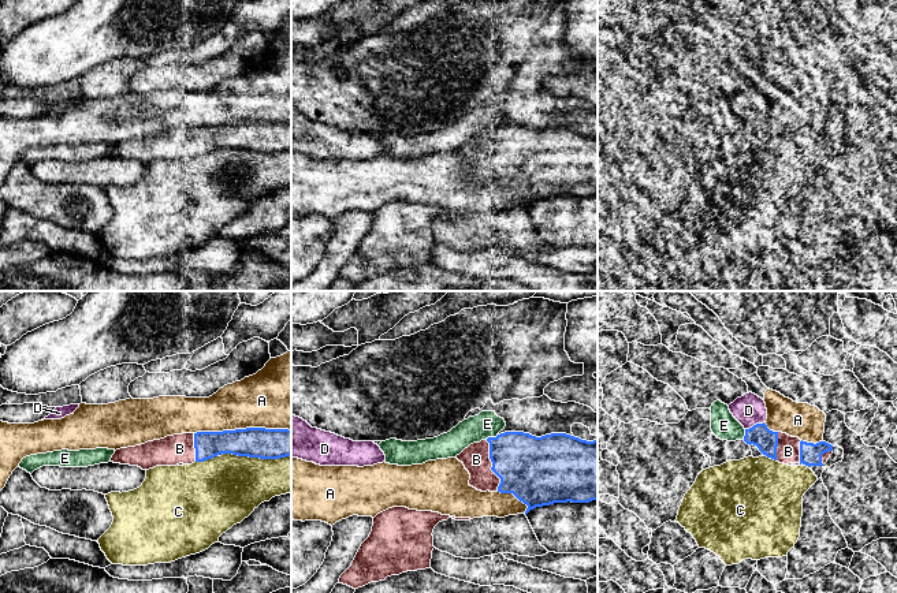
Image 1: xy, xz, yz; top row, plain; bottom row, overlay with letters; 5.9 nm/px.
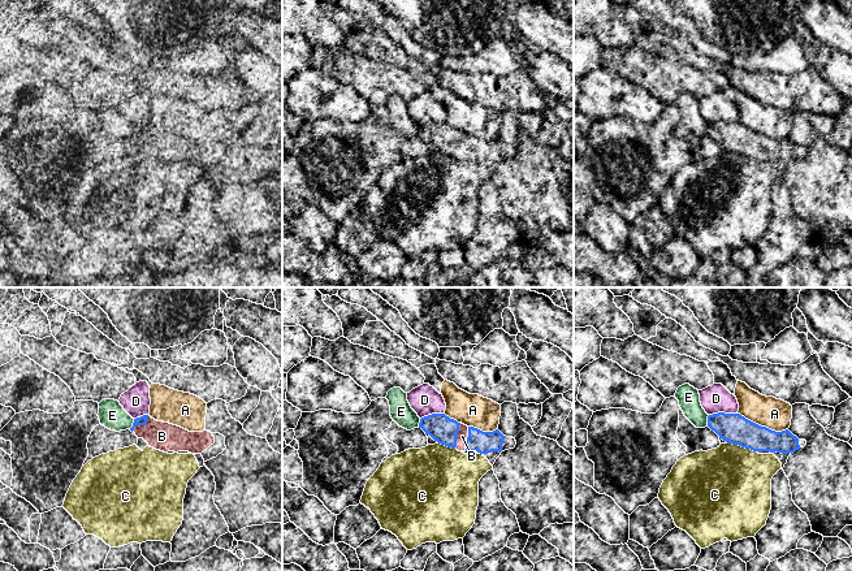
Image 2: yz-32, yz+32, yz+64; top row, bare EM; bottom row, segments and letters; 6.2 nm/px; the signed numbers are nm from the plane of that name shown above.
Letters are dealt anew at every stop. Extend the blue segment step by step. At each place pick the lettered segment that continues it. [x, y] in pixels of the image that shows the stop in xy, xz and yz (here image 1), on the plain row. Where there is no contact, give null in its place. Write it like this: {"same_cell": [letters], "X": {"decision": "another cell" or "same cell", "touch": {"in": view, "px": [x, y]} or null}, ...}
{"same_cell": ["B"], "A": {"decision": "another cell", "touch": {"in": "xy", "px": [242, 123]}}, "B": {"decision": "same cell", "touch": {"in": "xz", "px": [492, 159]}}, "C": {"decision": "another cell", "touch": {"in": "xy", "px": [257, 150]}}, "D": {"decision": "another cell", "touch": {"in": "yz", "px": [754, 119]}}, "E": {"decision": "another cell", "touch": {"in": "xz", "px": [492, 131]}}}

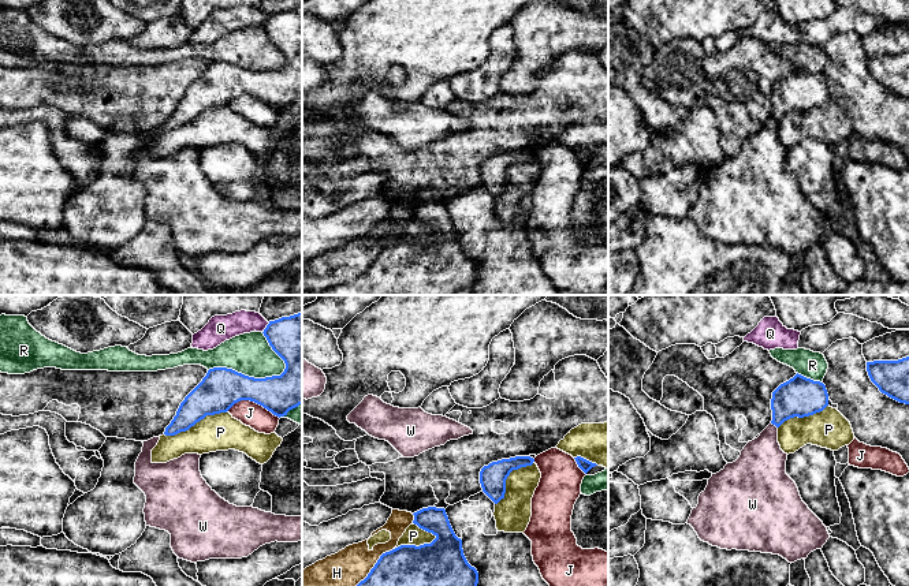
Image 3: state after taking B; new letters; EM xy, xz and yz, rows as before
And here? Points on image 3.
{"same_cell": [], "H": {"decision": "another cell", "touch": {"in": "xz", "px": [360, 276]}}, "J": {"decision": "another cell", "touch": {"in": "xy", "px": [253, 94]}}, "P": {"decision": "another cell", "touch": {"in": "xz", "px": [414, 239]}}, "Q": {"decision": "another cell", "touch": {"in": "xy", "px": [265, 22]}}, "R": {"decision": "another cell", "touch": {"in": "xy", "px": [249, 71]}}, "W": {"decision": "another cell", "touch": {"in": "yz", "px": [774, 118]}}}

